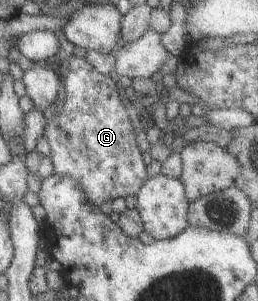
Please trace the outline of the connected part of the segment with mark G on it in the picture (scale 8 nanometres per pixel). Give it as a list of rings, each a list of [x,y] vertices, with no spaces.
[[[72,54],[66,58],[66,72],[62,76],[62,92],[65,89],[65,94],[62,96],[58,112],[54,112],[52,120],[44,124],[41,133],[49,144],[53,172],[60,176],[70,176],[82,190],[86,202],[94,206],[135,194],[148,176],[145,172],[146,166],[140,157],[141,153],[134,141],[136,128],[131,126],[126,107],[118,98],[115,82],[108,75],[98,74],[84,57],[78,58]]]

